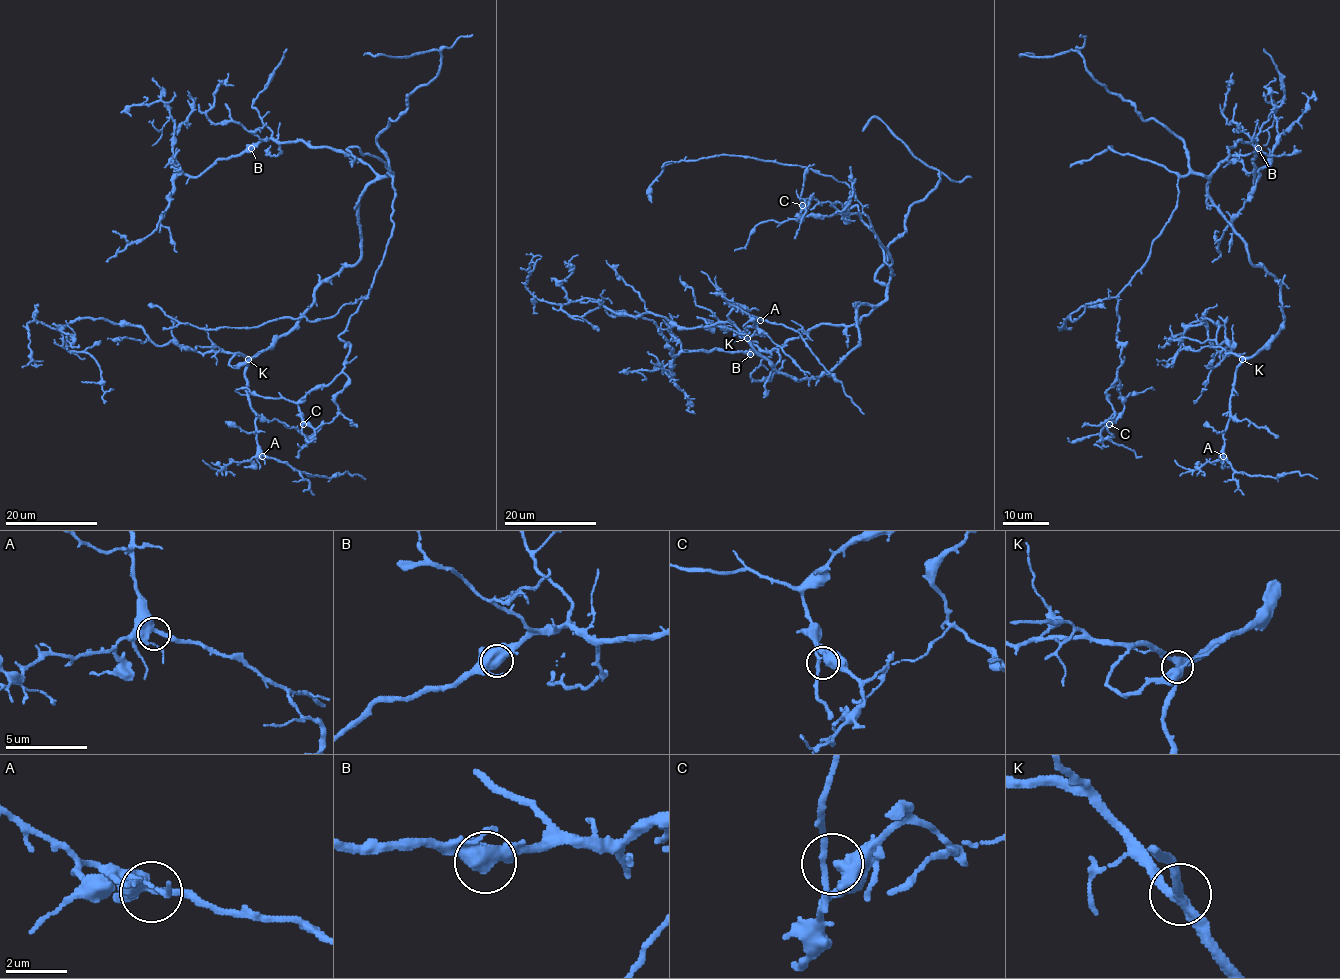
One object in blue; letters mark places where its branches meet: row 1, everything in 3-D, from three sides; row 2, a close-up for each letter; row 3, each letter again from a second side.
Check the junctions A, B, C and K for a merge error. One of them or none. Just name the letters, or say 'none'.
none

